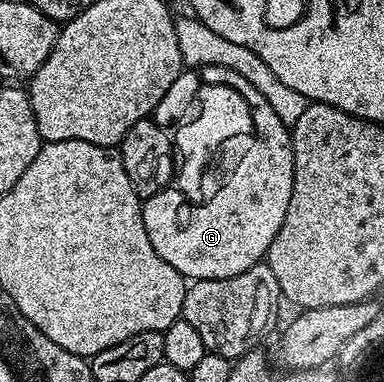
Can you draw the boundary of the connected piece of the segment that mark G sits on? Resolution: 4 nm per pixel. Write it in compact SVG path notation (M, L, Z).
M205 66L203 80L211 80L211 84L235 84L235 88L251 100L255 124L259 124L259 144L247 152L247 160L239 164L239 172L231 176L231 184L227 184L207 208L187 208L187 199L175 186L168 186L142 201L145 234L149 234L153 250L191 282L233 278L266 257L273 238L277 238L281 230L281 222L285 222L295 173L291 130L277 118L273 106L269 106L241 74L233 74L233 70Z

